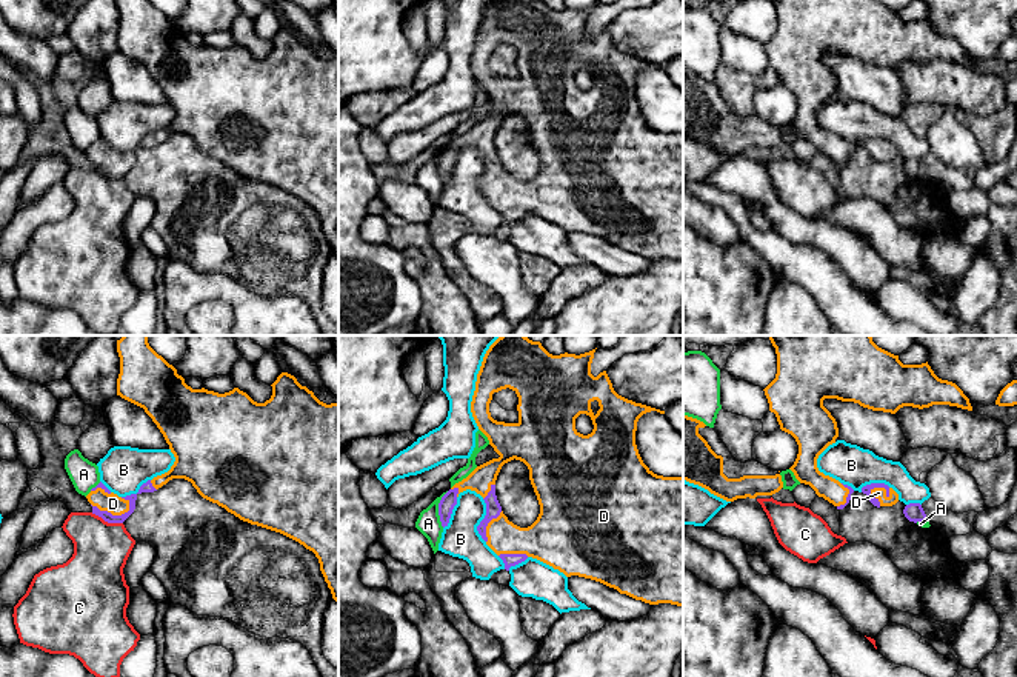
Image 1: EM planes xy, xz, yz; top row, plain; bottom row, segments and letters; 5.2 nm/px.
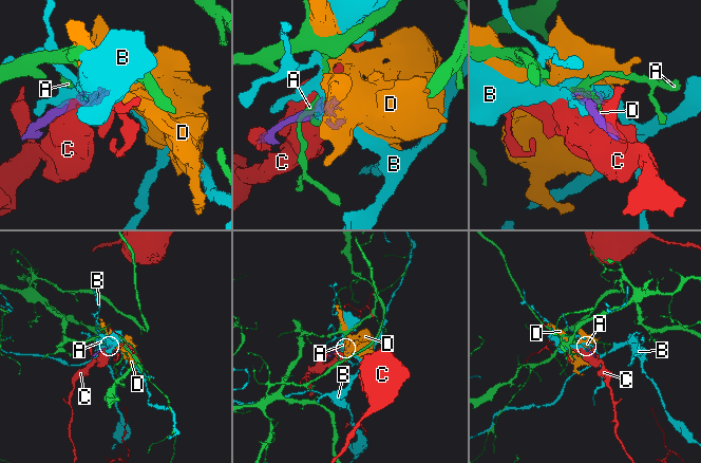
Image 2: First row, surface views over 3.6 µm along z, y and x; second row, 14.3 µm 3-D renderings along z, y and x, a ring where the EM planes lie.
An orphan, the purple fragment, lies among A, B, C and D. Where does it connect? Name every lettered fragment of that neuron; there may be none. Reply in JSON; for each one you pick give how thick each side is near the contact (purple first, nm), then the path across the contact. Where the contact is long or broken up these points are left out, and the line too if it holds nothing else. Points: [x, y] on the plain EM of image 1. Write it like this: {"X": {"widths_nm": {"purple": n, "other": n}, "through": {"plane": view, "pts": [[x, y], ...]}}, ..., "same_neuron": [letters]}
{"D": {"widths_nm": {"purple": 50, "other": 100}}, "same_neuron": ["D"]}

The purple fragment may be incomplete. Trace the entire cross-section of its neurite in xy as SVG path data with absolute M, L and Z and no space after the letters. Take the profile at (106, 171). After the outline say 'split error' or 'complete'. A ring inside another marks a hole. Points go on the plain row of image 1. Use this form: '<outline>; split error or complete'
M100 137L86 154L92 162L92 169L108 178L123 178L135 165L137 149L118 152Z; split error

